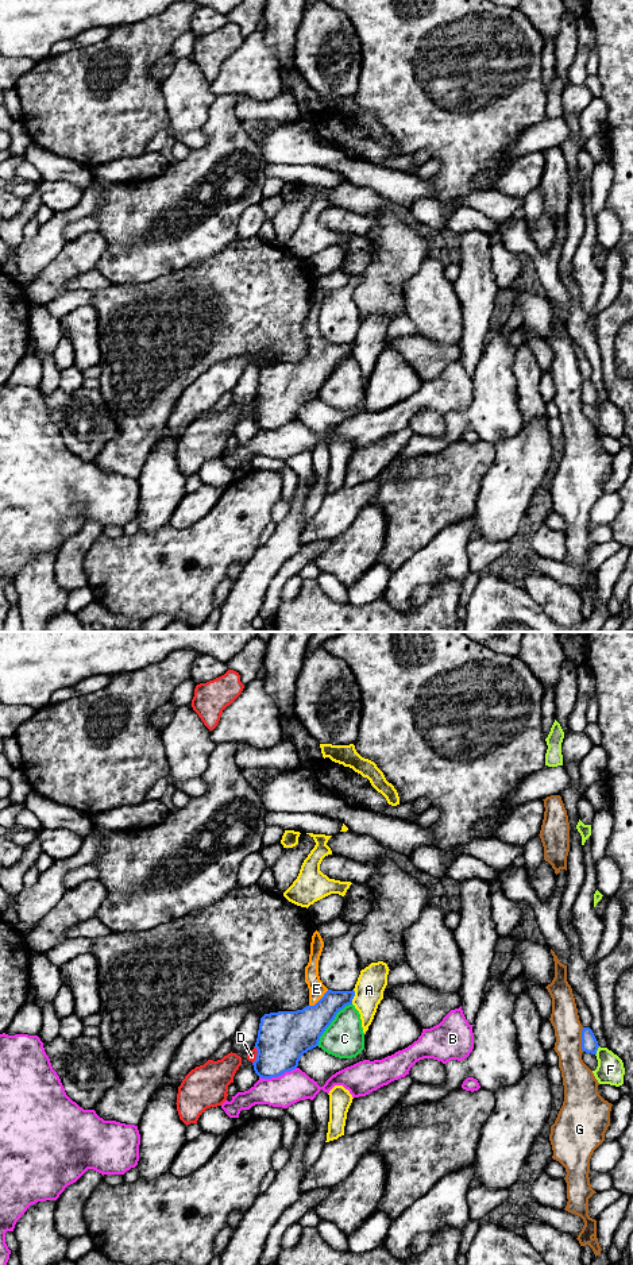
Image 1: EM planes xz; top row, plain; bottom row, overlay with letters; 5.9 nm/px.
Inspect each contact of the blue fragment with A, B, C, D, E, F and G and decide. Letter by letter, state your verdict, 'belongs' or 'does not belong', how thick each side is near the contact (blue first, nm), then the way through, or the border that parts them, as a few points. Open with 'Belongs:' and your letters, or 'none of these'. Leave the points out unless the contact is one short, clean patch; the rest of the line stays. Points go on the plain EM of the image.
Belongs: E
A: does not belong; 160 nm thick on the blue side, 180 nm on the other
B: does not belong; 300 nm thick on the blue side, 190 nm on the other
C: does not belong; 280 nm thick on the blue side, 240 nm on the other
D: does not belong; 300 nm thick on the blue side, 60 nm on the other
E: belongs; 260 nm thick on the blue side, 100 nm on the other; runs through xz (297, 384), (320, 361), (320, 351), (316, 340)
F: does not belong; 100 nm thick on the blue side, 160 nm on the other; border along xz (599, 398), (595, 407)
G: does not belong; 100 nm thick on the blue side, 190 nm on the other

